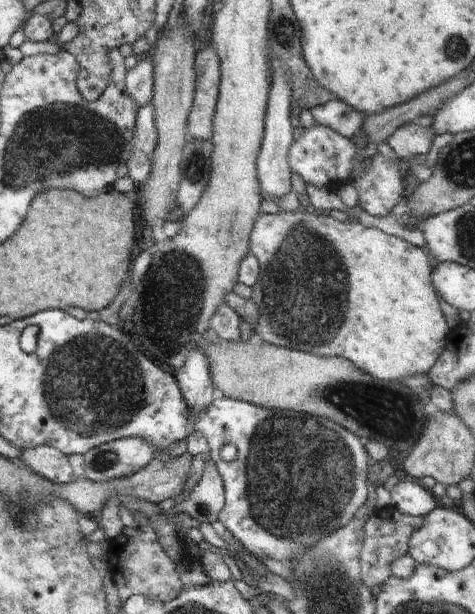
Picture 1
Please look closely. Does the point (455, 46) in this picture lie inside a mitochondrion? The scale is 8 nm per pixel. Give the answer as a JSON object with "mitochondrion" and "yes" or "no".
{"mitochondrion":"yes"}

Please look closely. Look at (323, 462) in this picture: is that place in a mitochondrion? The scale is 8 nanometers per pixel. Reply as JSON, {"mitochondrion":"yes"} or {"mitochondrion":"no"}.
{"mitochondrion":"yes"}

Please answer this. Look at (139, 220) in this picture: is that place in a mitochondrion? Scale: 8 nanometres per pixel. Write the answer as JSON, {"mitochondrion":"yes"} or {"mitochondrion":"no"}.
{"mitochondrion":"no"}

